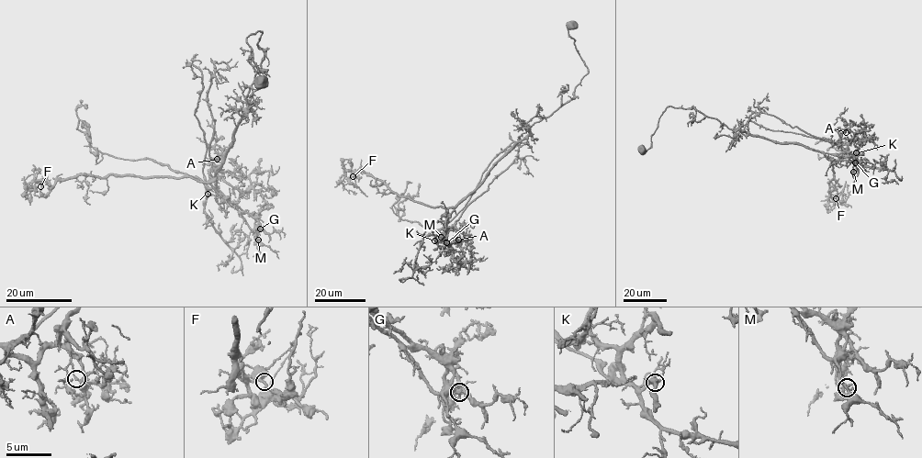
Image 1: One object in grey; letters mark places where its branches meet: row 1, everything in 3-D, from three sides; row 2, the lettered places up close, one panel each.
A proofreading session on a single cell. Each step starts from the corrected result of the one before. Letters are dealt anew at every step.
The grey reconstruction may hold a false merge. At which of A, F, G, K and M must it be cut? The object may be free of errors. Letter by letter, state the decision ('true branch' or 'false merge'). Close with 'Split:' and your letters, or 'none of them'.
A: true branch
F: true branch
G: false merge
K: true branch
M: true branch
Split: G

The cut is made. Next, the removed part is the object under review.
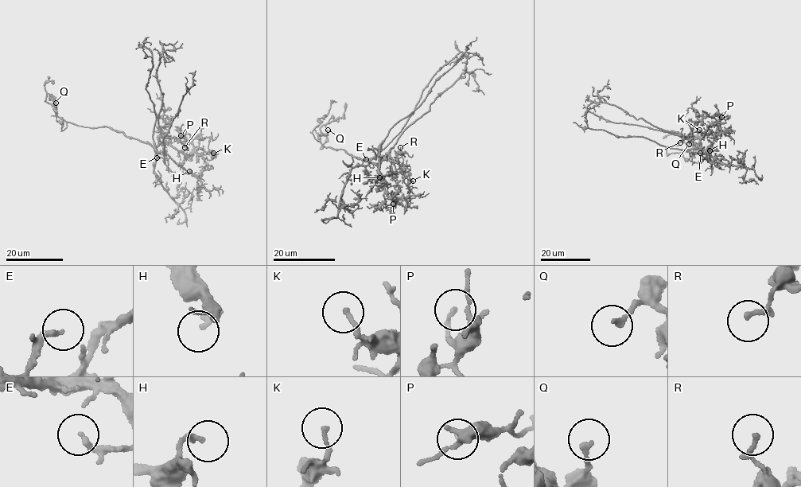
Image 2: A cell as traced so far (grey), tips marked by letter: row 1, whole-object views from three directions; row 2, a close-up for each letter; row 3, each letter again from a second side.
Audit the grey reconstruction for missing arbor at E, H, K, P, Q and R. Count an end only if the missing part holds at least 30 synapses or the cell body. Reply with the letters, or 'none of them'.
none of them

